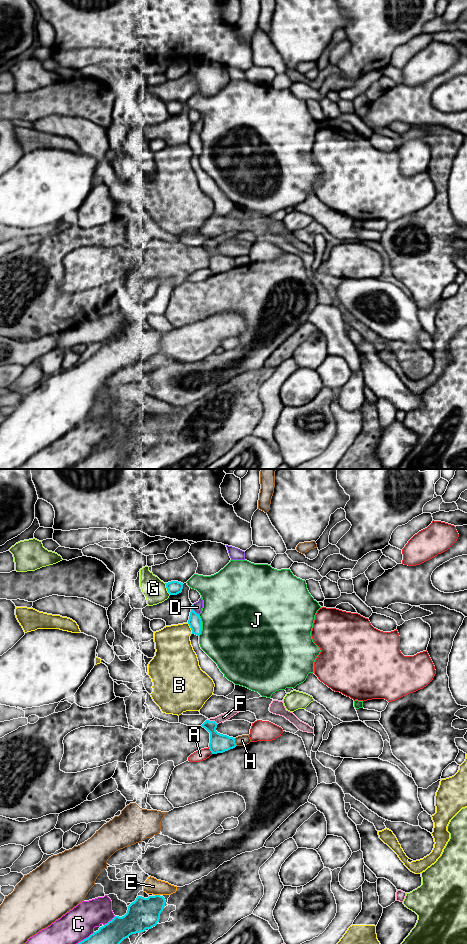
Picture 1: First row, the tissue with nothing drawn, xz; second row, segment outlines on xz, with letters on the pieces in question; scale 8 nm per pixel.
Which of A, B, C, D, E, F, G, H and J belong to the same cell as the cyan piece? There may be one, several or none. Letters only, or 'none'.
none

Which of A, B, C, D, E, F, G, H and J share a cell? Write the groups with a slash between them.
A / B / C / D / E / F / G / H / J

